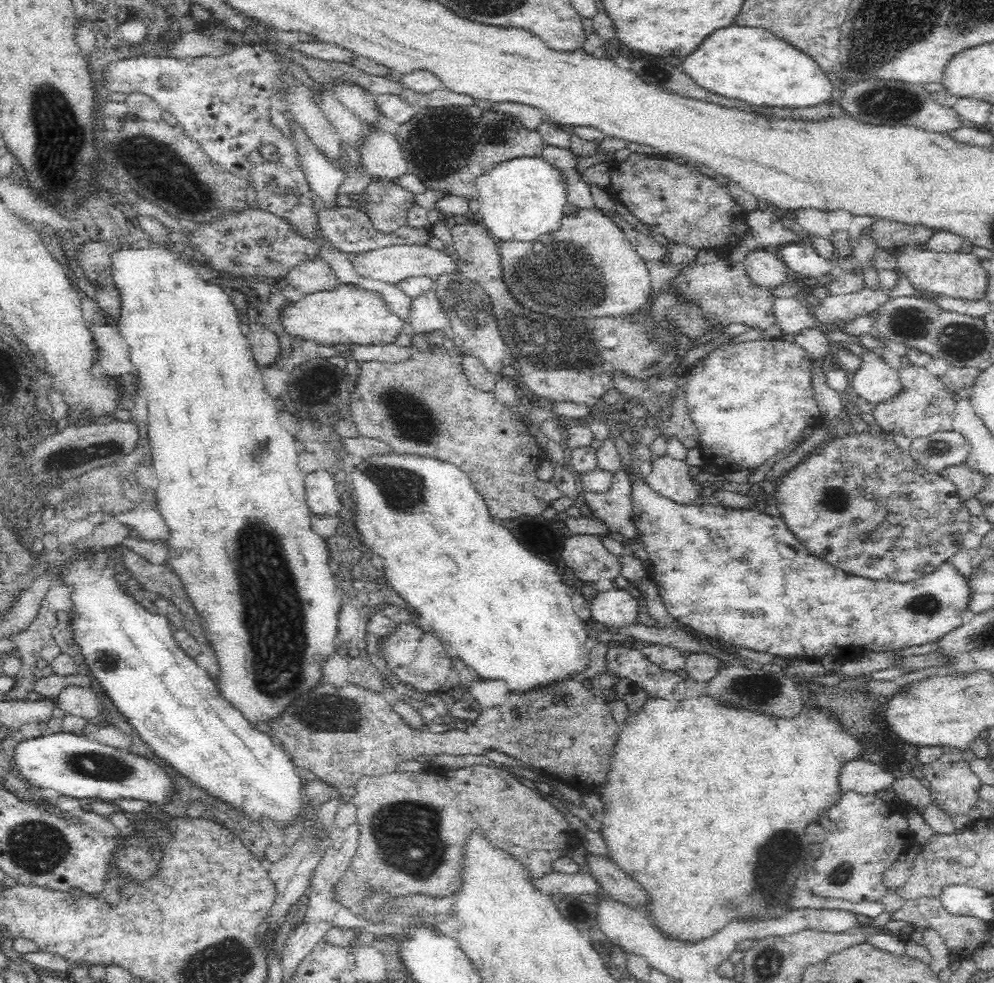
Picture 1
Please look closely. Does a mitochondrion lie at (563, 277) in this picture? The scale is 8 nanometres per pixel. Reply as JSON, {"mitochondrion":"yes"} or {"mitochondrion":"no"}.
{"mitochondrion":"yes"}

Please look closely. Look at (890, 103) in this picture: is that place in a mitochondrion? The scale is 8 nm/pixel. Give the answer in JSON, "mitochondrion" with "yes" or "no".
{"mitochondrion":"yes"}

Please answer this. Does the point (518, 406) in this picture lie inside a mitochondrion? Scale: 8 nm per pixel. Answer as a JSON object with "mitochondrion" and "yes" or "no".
{"mitochondrion":"no"}

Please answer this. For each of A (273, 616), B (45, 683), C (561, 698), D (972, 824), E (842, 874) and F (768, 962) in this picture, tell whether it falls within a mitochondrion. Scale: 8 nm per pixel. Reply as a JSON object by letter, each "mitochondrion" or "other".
{"A":"mitochondrion","B":"other","C":"mitochondrion","D":"other","E":"mitochondrion","F":"mitochondrion"}

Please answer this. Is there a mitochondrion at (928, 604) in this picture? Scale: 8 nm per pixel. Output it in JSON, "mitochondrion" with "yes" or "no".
{"mitochondrion":"yes"}

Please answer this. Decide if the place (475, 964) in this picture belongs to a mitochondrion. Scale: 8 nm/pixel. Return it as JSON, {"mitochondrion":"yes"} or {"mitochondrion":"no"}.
{"mitochondrion":"no"}

